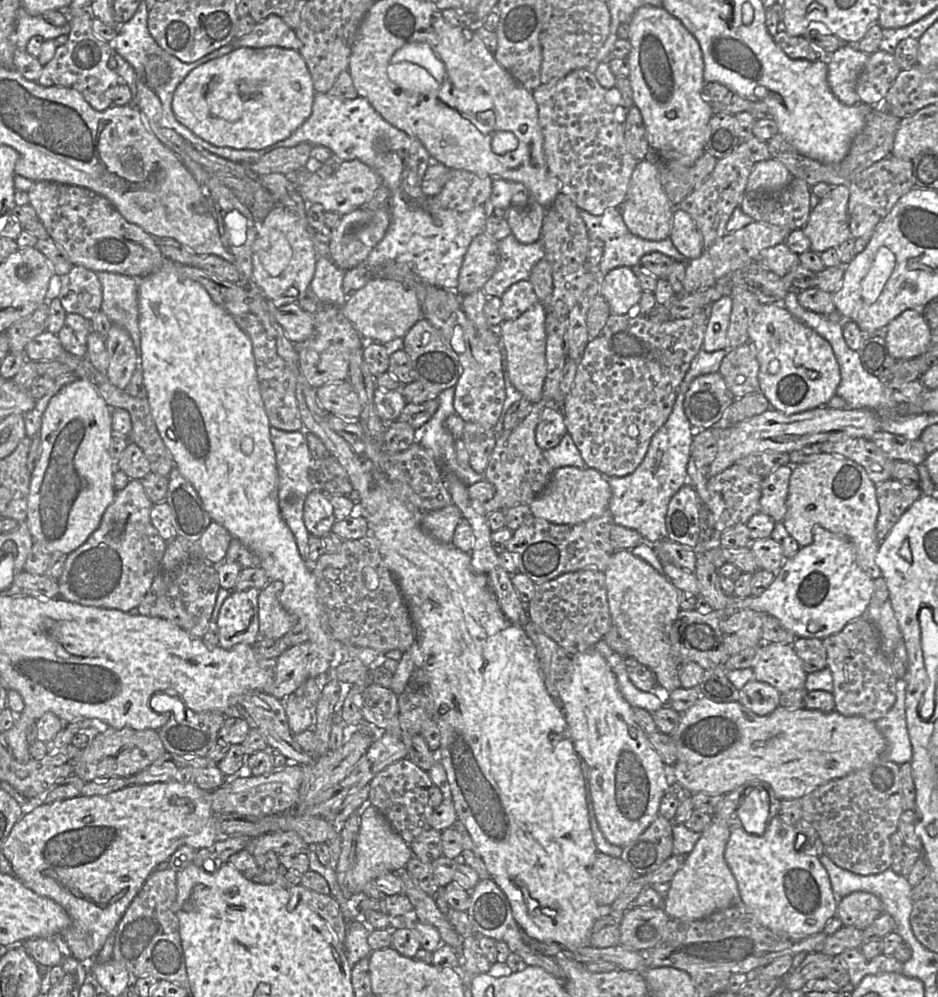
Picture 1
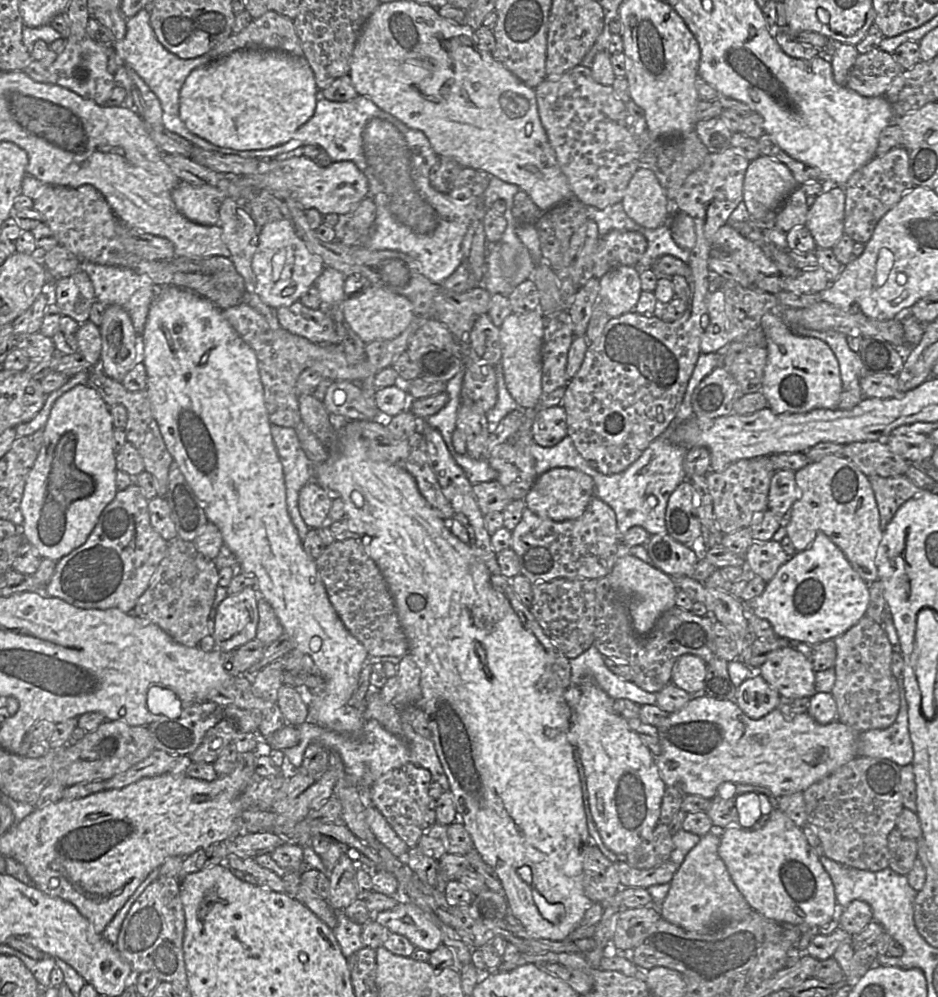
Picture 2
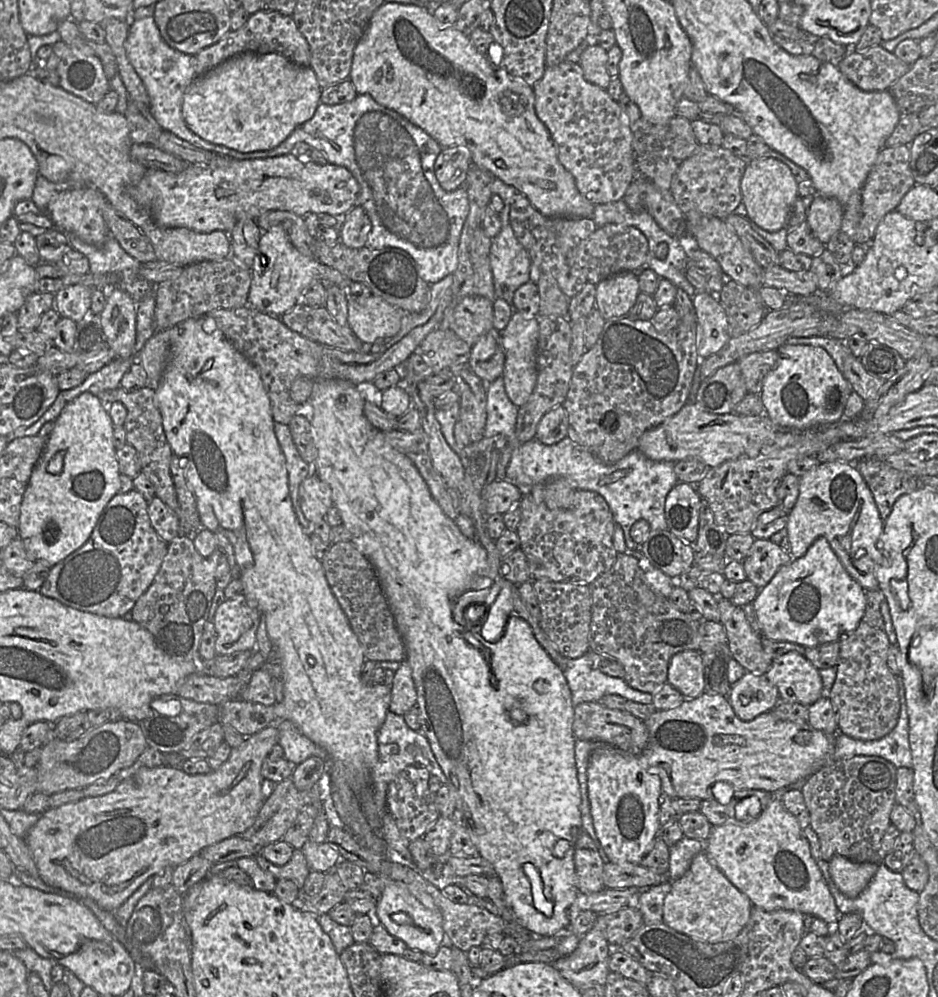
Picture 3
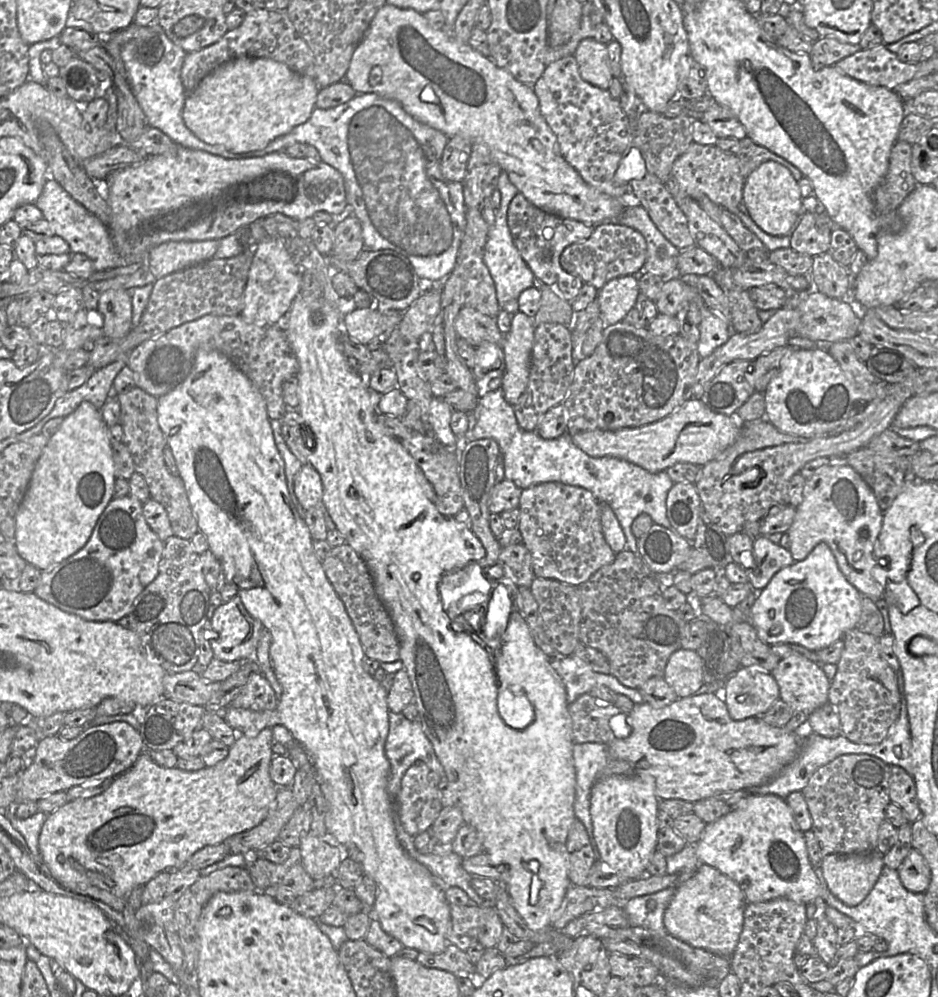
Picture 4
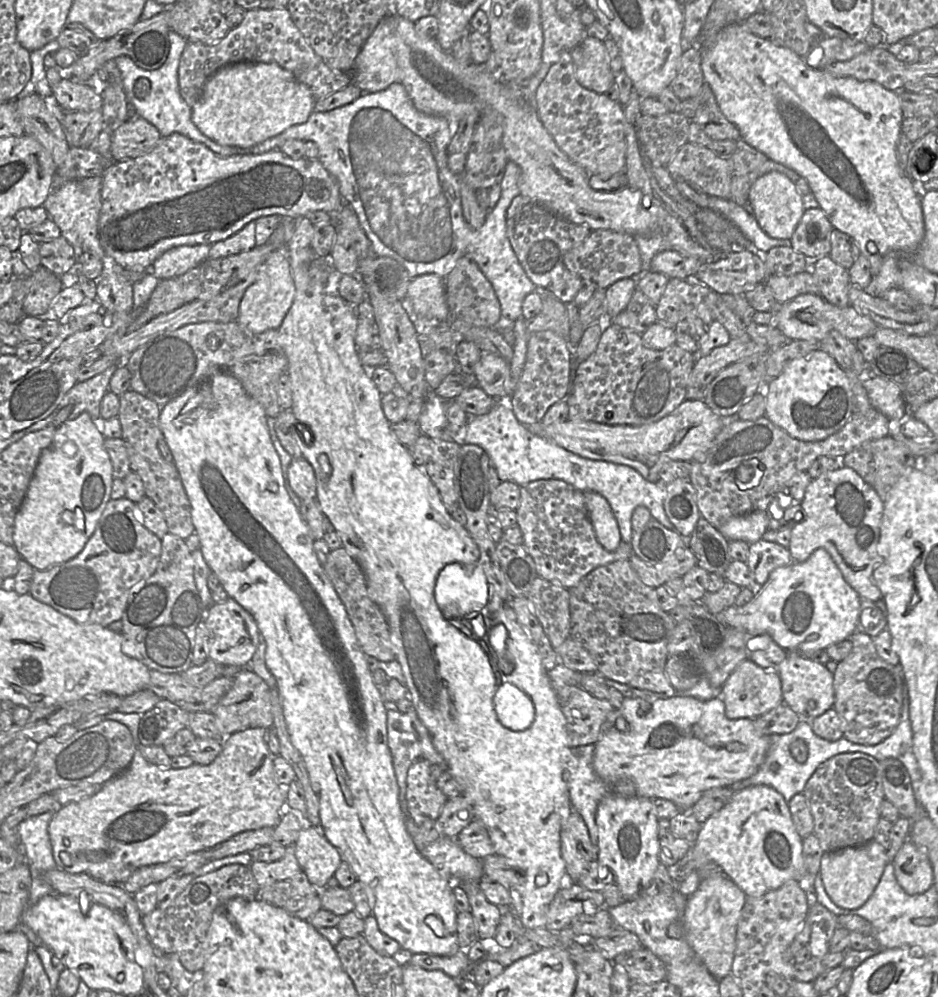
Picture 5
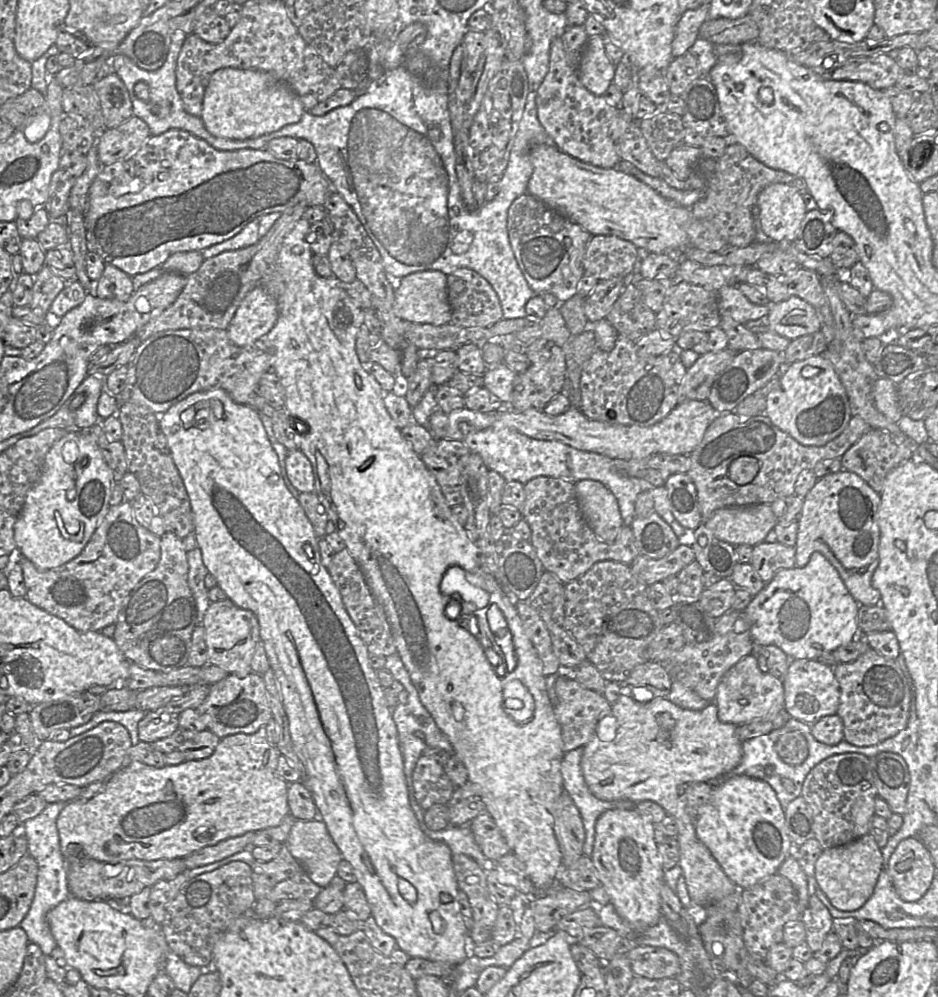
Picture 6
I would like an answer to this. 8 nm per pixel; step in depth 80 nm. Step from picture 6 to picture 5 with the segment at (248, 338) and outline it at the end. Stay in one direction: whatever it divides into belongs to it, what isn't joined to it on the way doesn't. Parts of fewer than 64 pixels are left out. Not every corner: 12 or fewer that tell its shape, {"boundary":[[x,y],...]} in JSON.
{"boundary":[[284,250],[272,252],[246,289],[237,323],[278,329],[295,297]]}

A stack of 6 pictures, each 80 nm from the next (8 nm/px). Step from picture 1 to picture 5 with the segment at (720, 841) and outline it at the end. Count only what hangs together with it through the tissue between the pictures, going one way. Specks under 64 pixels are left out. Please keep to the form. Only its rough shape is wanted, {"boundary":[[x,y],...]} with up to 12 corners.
{"boundary":[[723,871],[687,897],[683,938],[718,980],[731,974],[746,894]]}

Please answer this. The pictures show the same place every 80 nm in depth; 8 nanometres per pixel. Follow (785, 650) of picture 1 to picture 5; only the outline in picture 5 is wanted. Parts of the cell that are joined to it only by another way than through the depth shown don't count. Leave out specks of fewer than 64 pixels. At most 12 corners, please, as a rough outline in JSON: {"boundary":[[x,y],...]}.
{"boundary":[[788,652],[782,701],[811,721],[833,707],[834,673]]}

